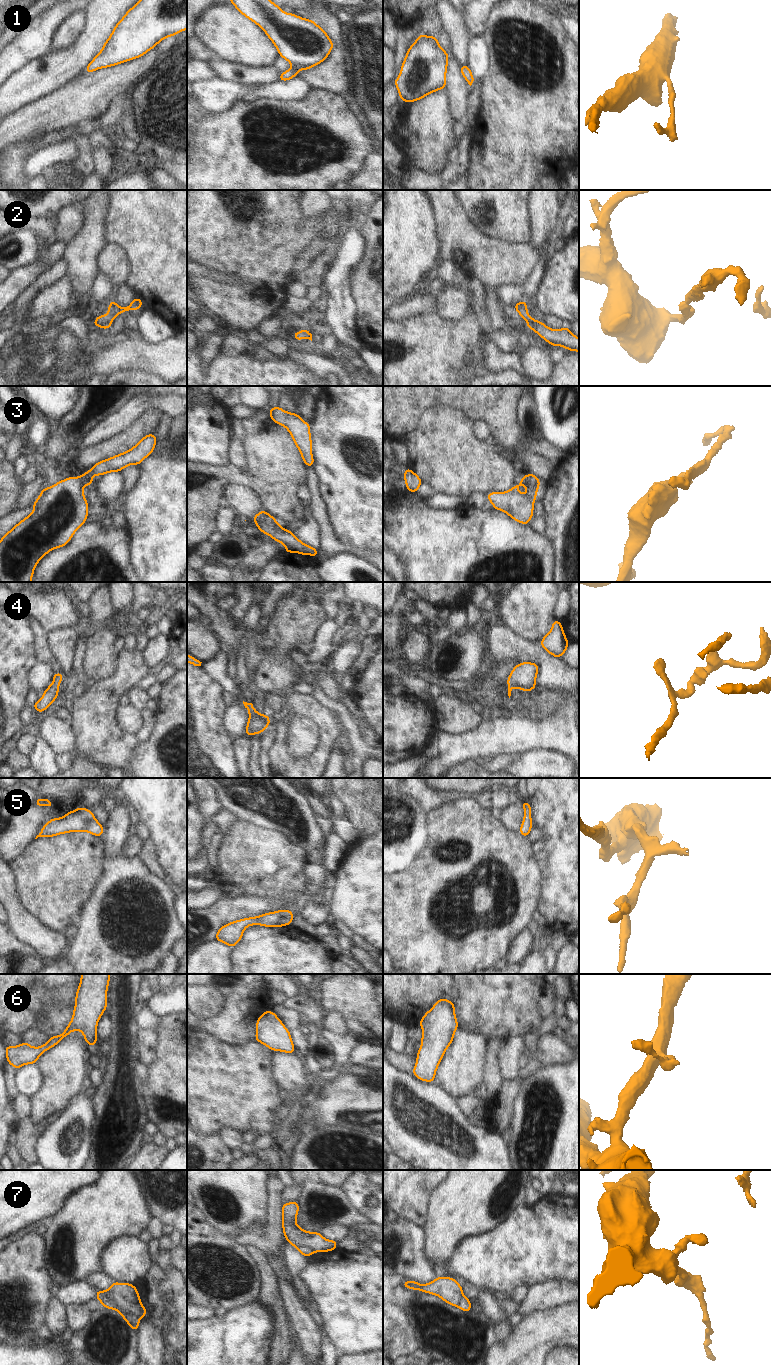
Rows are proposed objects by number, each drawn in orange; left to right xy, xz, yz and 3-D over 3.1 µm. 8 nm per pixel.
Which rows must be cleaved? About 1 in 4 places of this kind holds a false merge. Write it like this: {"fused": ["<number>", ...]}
{"fused": ["7"]}

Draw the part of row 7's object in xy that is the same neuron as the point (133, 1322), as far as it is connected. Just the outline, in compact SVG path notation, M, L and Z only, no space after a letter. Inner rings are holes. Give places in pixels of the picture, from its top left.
M96 1290L96 1298L101 1300L101 1304L103 1307L107 1309L113 1309L118 1311L123 1319L127 1322L127 1324L132 1328L133 1331L137 1332L140 1319L134 1317L133 1315L129 1314L127 1311L121 1310L120 1308L116 1307L100 1290Z

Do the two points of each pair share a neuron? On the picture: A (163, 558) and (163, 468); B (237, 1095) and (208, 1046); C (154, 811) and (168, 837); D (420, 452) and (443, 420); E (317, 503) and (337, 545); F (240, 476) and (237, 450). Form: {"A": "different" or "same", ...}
{"A": "same", "B": "same", "C": "same", "D": "same", "E": "same", "F": "different"}

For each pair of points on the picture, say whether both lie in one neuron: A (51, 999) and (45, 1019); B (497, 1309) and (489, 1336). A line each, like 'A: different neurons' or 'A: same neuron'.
A: different neurons
B: different neurons

